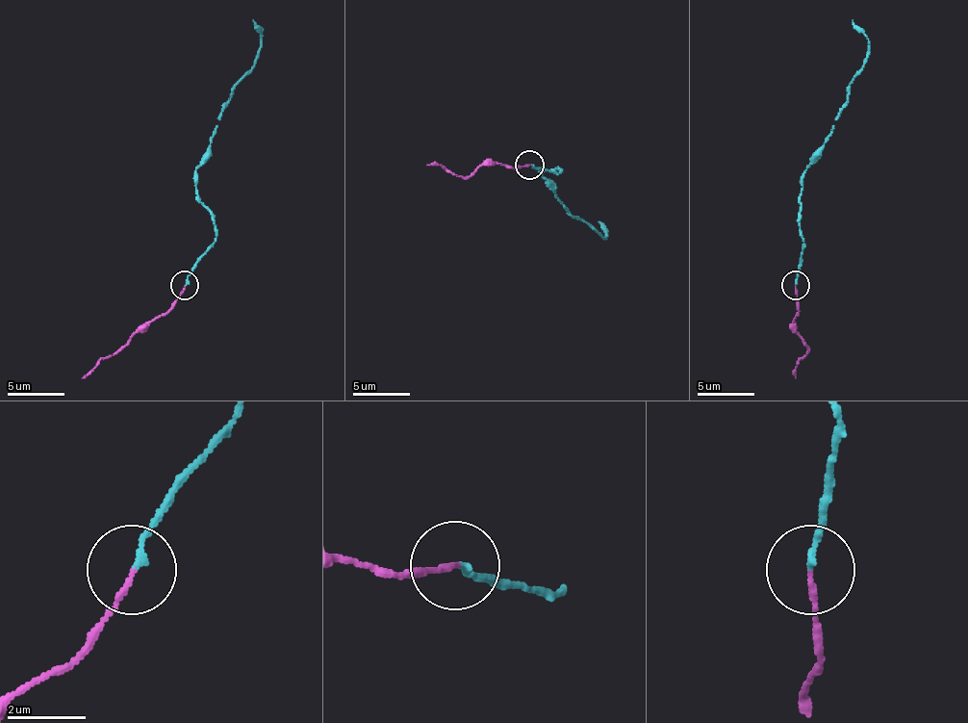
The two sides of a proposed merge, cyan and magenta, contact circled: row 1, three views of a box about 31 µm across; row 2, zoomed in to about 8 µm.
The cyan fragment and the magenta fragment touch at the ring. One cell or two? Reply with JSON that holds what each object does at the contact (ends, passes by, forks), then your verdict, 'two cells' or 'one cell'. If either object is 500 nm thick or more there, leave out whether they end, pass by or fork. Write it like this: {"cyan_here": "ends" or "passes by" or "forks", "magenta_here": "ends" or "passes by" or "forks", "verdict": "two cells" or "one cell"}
{"cyan_here": "ends", "magenta_here": "ends", "verdict": "one cell"}

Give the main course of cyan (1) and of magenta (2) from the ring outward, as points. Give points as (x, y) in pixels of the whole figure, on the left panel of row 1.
1: (184, 286), (215, 240), (215, 218), (198, 194), (195, 168), (232, 86), (258, 55), (261, 29), (252, 20)
2: (184, 286), (164, 315), (81, 377)

